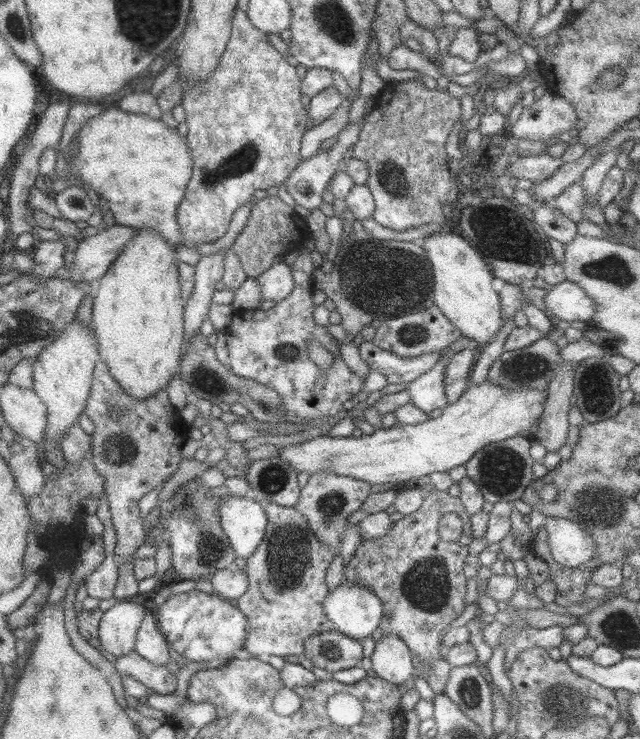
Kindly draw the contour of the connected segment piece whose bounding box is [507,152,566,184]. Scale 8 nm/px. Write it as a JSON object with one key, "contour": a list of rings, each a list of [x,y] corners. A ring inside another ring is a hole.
{"contour":[[[542,152],[537,155],[517,156],[514,158],[513,166],[507,168],[507,172],[513,170],[514,176],[518,179],[529,180],[532,184],[550,177],[560,165],[564,165],[560,156],[554,157]]]}

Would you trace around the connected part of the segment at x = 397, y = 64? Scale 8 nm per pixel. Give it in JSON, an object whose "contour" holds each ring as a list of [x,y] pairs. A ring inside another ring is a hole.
{"contour":[[[404,44],[393,48],[388,53],[386,61],[394,70],[414,70],[414,72],[430,76],[430,78],[439,78],[442,76],[438,67],[426,59],[424,54],[414,52]]]}

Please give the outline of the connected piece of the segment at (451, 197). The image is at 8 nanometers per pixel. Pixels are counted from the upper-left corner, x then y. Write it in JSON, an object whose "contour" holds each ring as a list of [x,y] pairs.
{"contour":[[[404,80],[404,82],[388,81],[384,89],[375,97],[375,104],[368,120],[360,131],[354,145],[354,158],[368,166],[366,186],[370,188],[375,200],[372,217],[396,232],[416,228],[422,224],[436,222],[444,229],[450,224],[443,213],[443,205],[452,206],[461,191],[459,178],[450,173],[446,154],[446,140],[452,128],[461,118],[460,100],[448,92],[428,89],[422,80]]]}

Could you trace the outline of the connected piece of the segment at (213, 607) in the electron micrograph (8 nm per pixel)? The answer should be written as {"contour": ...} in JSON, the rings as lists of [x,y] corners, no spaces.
{"contour":[[[194,589],[192,591],[170,595],[158,608],[152,608],[156,614],[159,631],[172,644],[182,658],[192,662],[206,662],[210,665],[228,663],[234,652],[242,650],[248,619],[233,602],[225,602],[218,595]]]}

